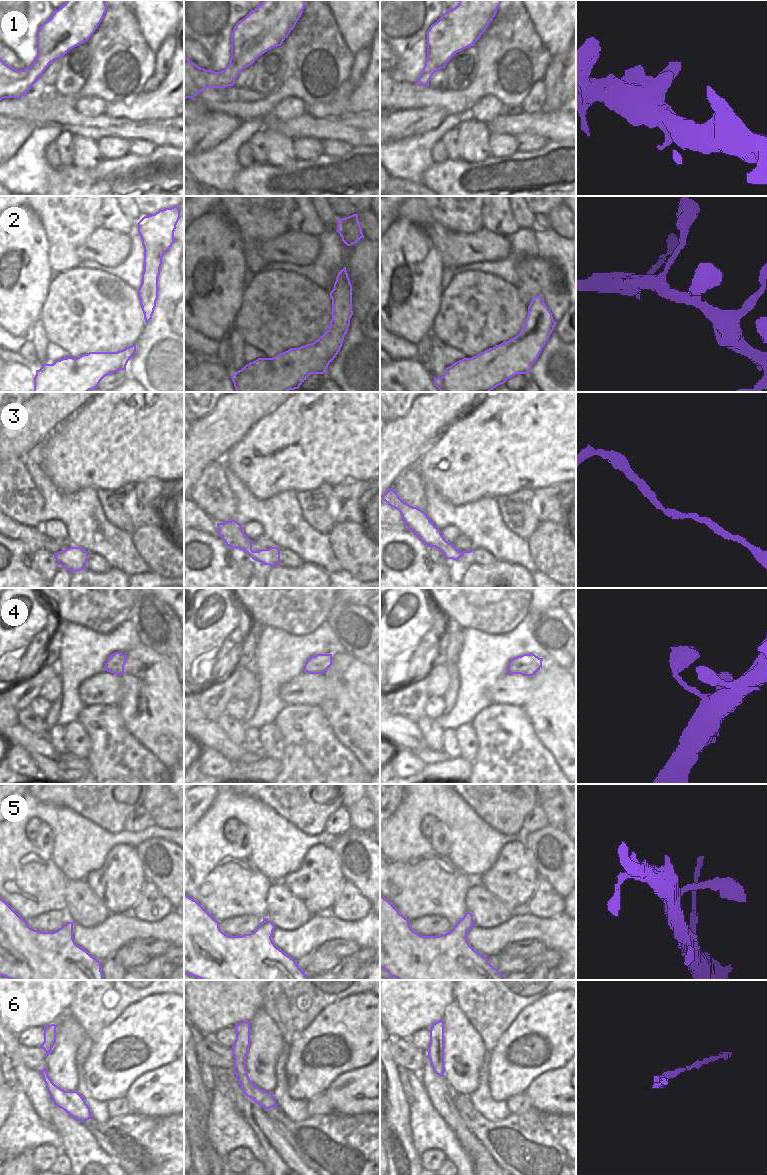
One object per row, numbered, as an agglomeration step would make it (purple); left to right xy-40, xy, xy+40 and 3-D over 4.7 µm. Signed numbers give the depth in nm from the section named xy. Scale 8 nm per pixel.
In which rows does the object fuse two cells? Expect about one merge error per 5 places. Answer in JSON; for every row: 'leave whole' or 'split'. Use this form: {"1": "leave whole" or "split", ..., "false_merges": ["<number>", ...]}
{"1": "leave whole", "2": "leave whole", "3": "leave whole", "4": "leave whole", "5": "leave whole", "6": "leave whole", "false_merges": []}

